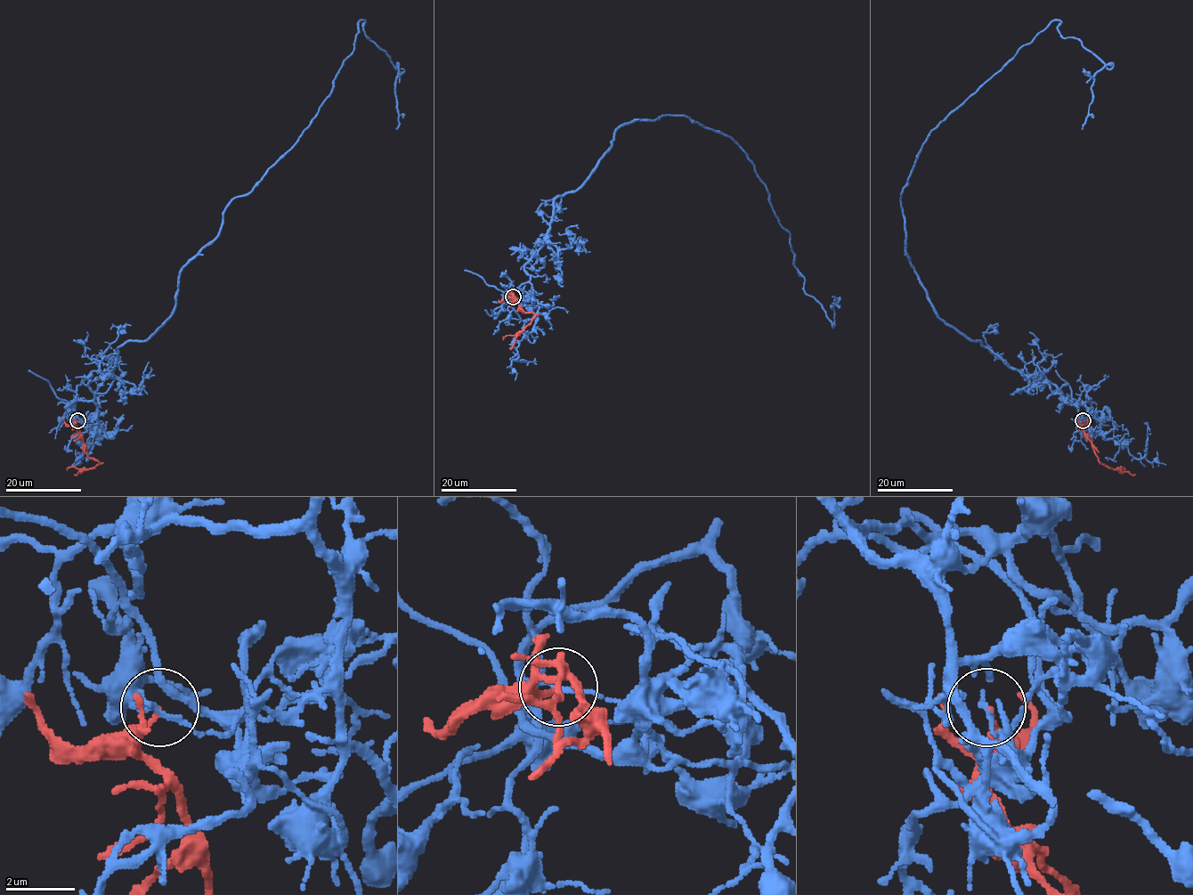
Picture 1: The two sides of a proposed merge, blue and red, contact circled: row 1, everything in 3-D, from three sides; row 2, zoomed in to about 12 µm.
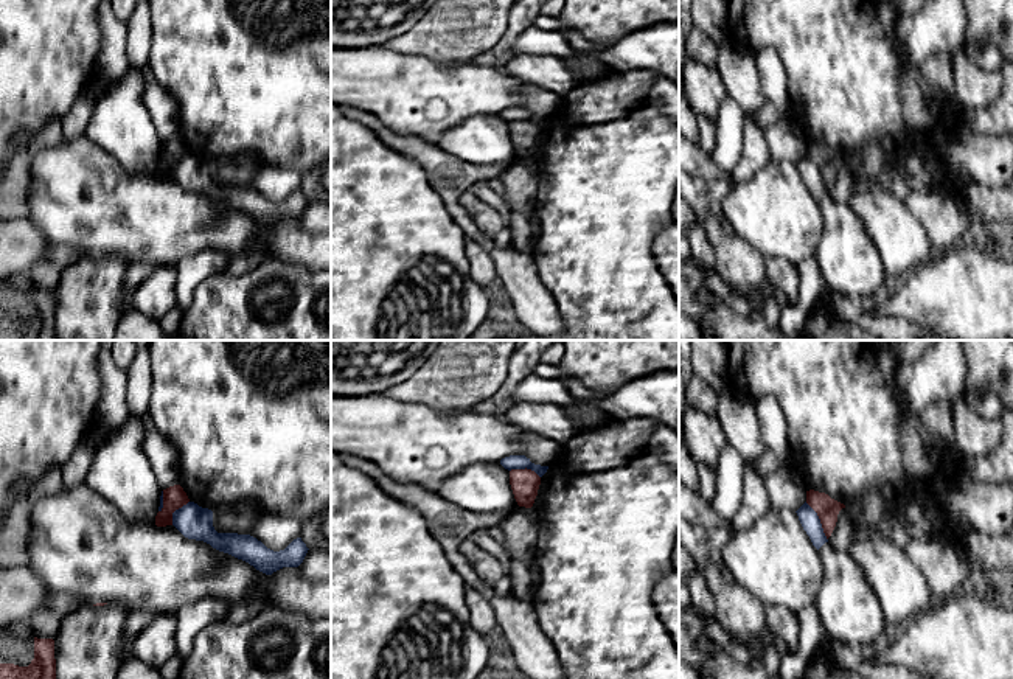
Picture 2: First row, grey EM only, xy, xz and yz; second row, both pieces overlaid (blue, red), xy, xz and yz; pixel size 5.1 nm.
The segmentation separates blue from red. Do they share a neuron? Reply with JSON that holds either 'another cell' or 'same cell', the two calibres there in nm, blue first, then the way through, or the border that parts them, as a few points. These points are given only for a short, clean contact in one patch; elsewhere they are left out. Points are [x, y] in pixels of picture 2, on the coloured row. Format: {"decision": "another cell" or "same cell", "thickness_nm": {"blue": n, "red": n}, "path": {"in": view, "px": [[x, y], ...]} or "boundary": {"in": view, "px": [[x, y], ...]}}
{"decision": "another cell", "thickness_nm": {"blue": 100, "red": 120}, "boundary": {"in": "yz", "px": [[805, 502], [816, 513], [827, 539]]}}

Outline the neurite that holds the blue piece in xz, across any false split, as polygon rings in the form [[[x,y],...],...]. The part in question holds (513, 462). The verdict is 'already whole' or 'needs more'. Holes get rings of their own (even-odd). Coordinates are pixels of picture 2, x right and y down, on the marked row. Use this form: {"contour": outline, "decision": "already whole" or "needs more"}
{"contour": [[[510,455],[500,460],[500,465],[511,471],[511,469],[531,469],[534,471],[539,477],[542,477],[548,466],[541,466],[541,465],[534,465],[530,461],[530,458],[527,458],[525,455]]], "decision": "already whole"}

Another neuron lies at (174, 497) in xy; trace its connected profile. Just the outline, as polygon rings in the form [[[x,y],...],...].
[[[180,485],[163,489],[163,508],[155,516],[155,525],[172,525],[172,513],[188,502],[190,499]]]

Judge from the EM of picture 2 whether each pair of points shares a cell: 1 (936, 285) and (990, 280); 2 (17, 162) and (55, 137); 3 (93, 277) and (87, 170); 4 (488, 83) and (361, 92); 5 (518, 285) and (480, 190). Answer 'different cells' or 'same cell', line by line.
1: same cell
2: same cell
3: different cells
4: same cell
5: different cells

